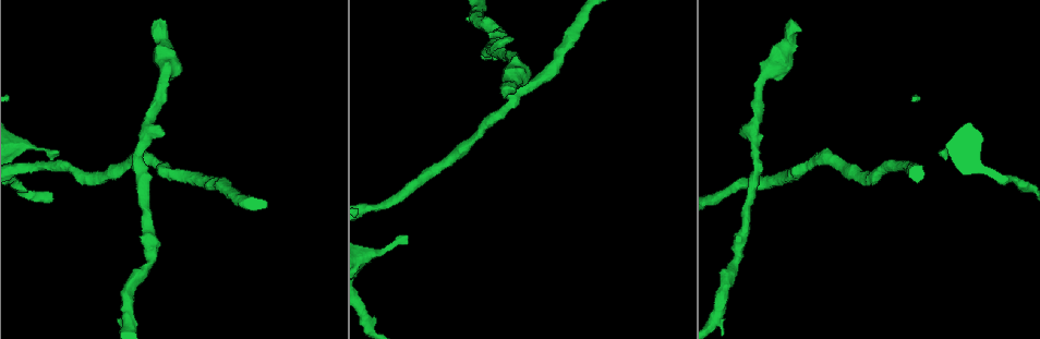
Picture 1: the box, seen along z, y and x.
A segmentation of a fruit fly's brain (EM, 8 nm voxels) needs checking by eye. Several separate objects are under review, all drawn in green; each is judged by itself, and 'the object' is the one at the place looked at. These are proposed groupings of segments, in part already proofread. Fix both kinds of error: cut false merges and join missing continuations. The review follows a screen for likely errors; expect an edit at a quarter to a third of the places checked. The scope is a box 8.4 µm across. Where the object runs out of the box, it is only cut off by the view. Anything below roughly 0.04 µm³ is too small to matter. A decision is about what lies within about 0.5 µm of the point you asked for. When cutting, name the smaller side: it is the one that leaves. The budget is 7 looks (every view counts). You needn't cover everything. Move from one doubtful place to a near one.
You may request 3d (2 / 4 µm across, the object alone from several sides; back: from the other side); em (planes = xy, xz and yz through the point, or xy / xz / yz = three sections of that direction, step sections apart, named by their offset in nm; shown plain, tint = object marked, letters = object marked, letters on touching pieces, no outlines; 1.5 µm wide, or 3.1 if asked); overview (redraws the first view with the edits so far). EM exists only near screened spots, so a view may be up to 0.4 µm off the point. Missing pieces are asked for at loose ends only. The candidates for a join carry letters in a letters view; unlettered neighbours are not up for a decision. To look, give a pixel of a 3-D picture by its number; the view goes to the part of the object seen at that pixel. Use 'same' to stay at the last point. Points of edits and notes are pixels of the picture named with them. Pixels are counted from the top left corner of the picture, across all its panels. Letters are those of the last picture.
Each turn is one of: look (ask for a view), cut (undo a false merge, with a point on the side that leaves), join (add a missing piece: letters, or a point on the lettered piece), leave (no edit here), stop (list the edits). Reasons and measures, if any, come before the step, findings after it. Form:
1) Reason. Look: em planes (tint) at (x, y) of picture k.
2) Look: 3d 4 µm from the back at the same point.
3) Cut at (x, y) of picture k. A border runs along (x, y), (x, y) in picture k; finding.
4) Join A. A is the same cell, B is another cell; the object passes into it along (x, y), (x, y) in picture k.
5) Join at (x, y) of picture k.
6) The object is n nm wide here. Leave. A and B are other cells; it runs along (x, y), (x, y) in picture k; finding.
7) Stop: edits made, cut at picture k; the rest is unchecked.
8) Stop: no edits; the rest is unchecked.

Free end. Look: 3d 4 µm at (741, 133) of picture 1.

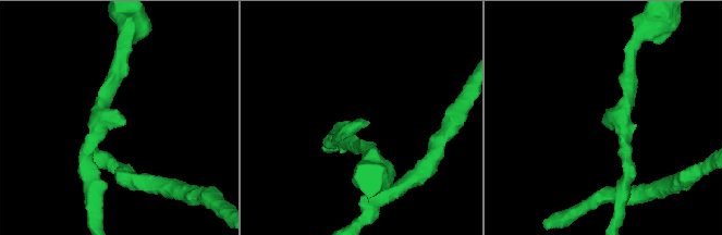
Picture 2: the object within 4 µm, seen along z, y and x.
The arms are 220, 280 nm wide. Look: em planes (letters) at (602, 122) of picture 2.

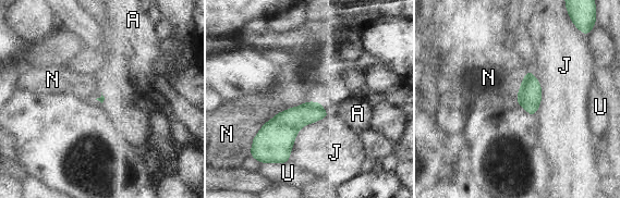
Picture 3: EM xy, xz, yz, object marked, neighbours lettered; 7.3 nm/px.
Leave. A, J, N and U are other cells; no lettered piece goes on from it.

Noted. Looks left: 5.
Branch stops here. Look: 3d 4 µm at (790, 19) of picture 1.

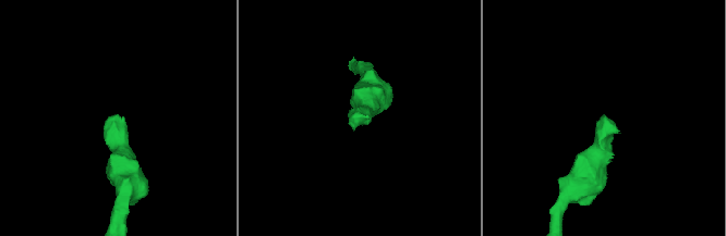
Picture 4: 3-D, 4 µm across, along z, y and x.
Now the EM. Look: em planes (tint) at (352, 114) of picture 4.

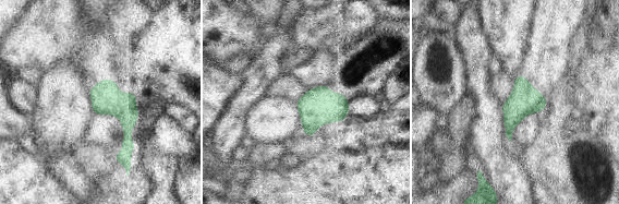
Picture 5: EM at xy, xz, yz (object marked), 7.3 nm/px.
What lies round it. Look: em planes (letters) at the same point.

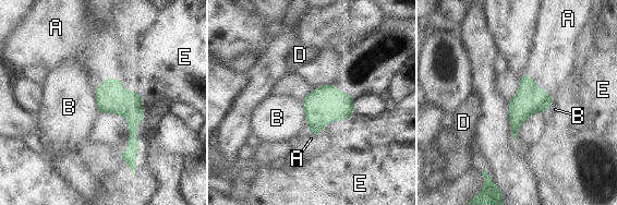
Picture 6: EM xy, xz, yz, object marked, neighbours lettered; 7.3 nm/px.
Join A. A is the same cell, B, D and E are other cells; the object passes into it along (530, 98), (542, 88), (552, 63) in picture 6; the cell continues.

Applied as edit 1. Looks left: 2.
Thin end. Look: em planes (letters) at (941, 152) of picture 1.

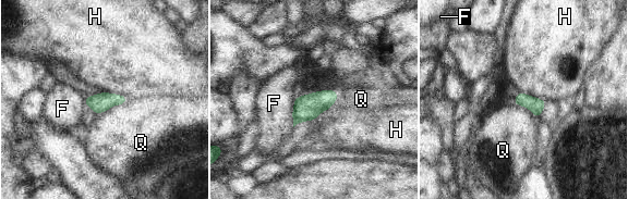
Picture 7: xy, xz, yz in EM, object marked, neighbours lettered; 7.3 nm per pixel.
Leave. F, H and Q are other cells; a border runs along (338, 95), (329, 108), (308, 121) in picture 7; no lettered piece goes on from it.

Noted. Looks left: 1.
Stop: edits made, join at picture 6; the rest is unchecked.

